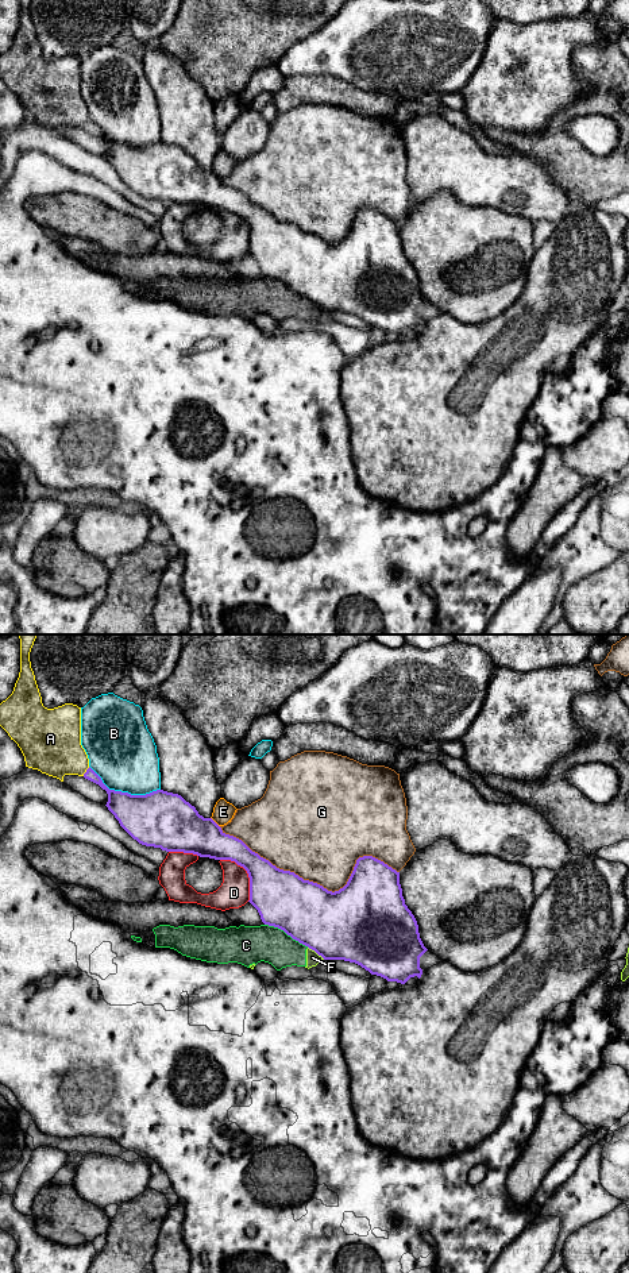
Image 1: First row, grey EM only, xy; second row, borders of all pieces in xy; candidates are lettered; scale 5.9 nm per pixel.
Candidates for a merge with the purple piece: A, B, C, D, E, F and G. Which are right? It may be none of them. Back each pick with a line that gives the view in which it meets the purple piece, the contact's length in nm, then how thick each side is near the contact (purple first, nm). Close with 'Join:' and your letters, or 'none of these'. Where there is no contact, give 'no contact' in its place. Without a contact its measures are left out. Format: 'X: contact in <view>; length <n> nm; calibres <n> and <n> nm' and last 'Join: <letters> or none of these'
Join: none of these

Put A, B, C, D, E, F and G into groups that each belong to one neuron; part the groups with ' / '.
A / B / C F / D / E / G

